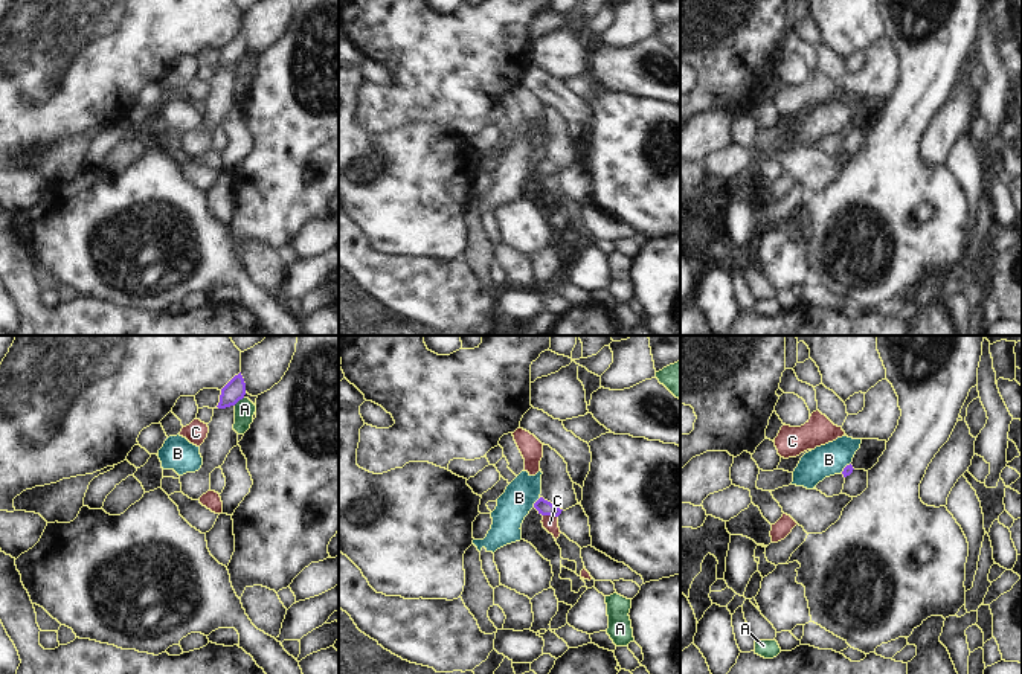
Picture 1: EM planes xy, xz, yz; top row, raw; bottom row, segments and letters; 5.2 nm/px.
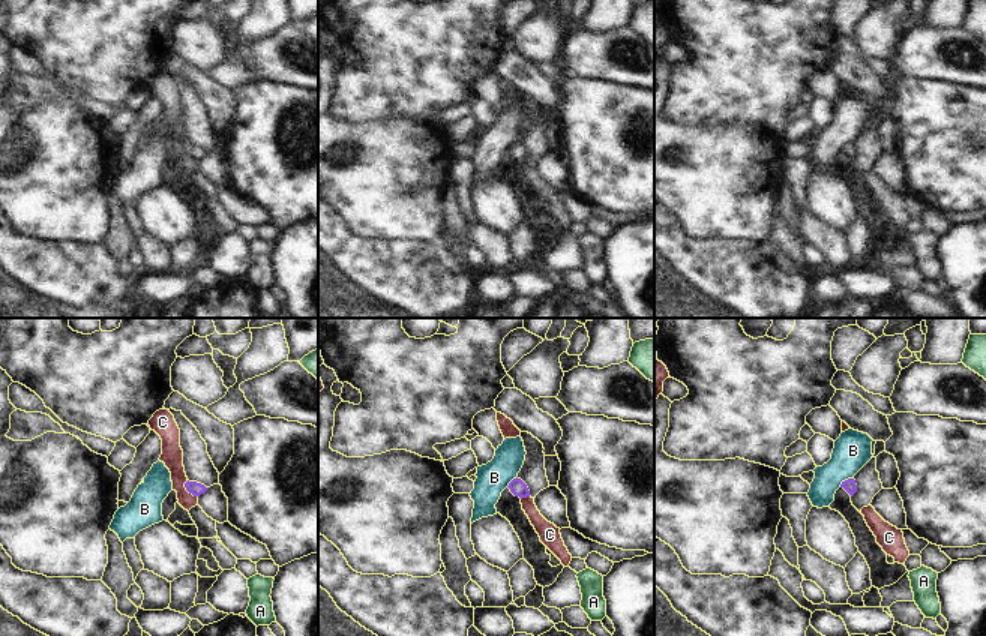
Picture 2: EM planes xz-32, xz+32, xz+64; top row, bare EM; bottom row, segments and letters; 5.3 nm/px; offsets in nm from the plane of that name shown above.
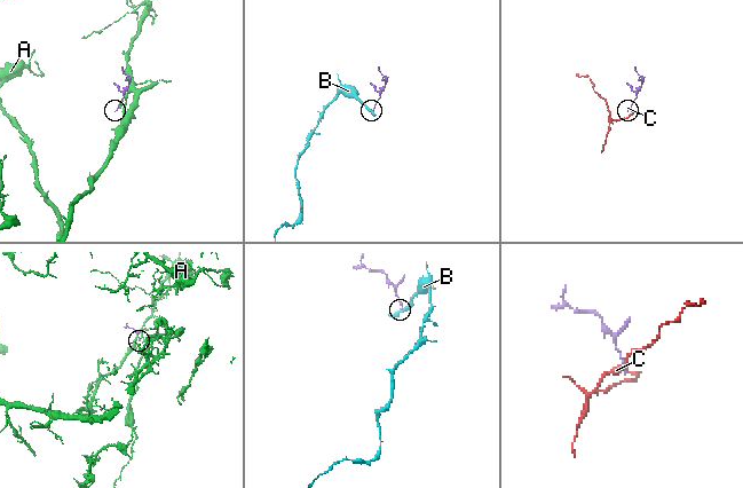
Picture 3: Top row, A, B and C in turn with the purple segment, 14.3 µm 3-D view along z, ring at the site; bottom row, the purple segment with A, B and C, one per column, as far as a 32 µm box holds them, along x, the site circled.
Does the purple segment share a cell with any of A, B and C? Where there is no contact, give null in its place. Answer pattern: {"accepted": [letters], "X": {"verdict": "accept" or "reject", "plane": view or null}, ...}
{"accepted": [], "A": {"verdict": "reject", "plane": "xy"}, "B": {"verdict": "reject", "plane": "xz"}, "C": {"verdict": "reject", "plane": "xz"}}

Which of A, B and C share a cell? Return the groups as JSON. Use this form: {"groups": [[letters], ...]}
{"groups": [["A"], ["B"], ["C"]]}

